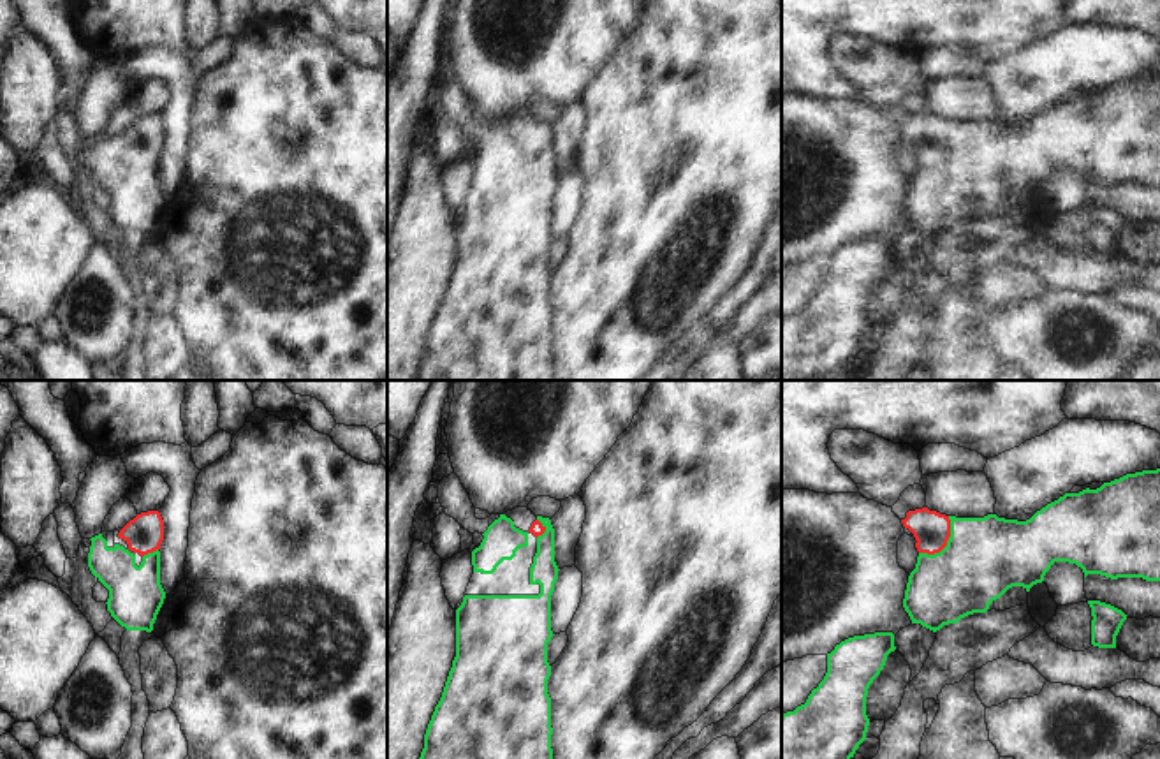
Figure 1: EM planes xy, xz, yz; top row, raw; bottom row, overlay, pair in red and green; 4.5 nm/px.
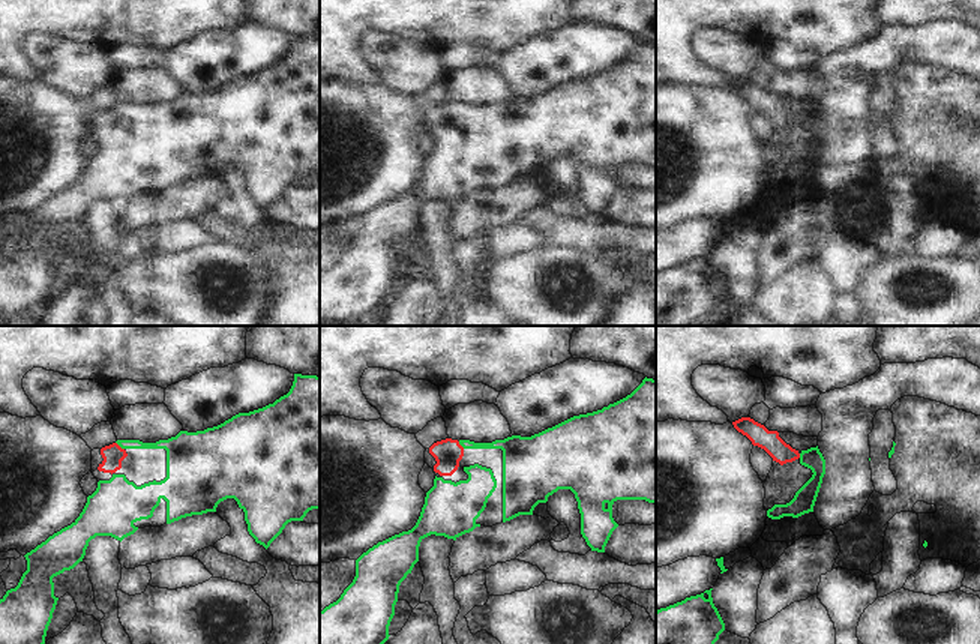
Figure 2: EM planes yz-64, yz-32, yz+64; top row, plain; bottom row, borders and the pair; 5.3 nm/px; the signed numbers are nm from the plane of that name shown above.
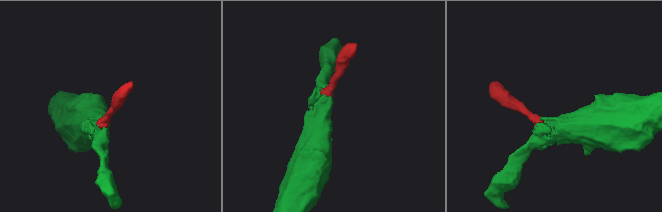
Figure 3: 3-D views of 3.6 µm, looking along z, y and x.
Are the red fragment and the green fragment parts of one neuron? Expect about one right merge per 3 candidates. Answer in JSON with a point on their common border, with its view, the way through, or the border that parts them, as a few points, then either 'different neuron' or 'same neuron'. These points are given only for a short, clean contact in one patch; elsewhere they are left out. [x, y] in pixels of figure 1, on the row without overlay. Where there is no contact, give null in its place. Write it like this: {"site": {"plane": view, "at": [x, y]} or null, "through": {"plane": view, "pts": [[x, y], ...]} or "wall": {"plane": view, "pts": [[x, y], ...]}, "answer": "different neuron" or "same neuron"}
{"site": {"plane": "yz", "at": [946, 150]}, "through": {"plane": "yz", "pts": [[932, 136], [946, 150], [958, 162], [984, 162]]}, "answer": "same neuron"}

